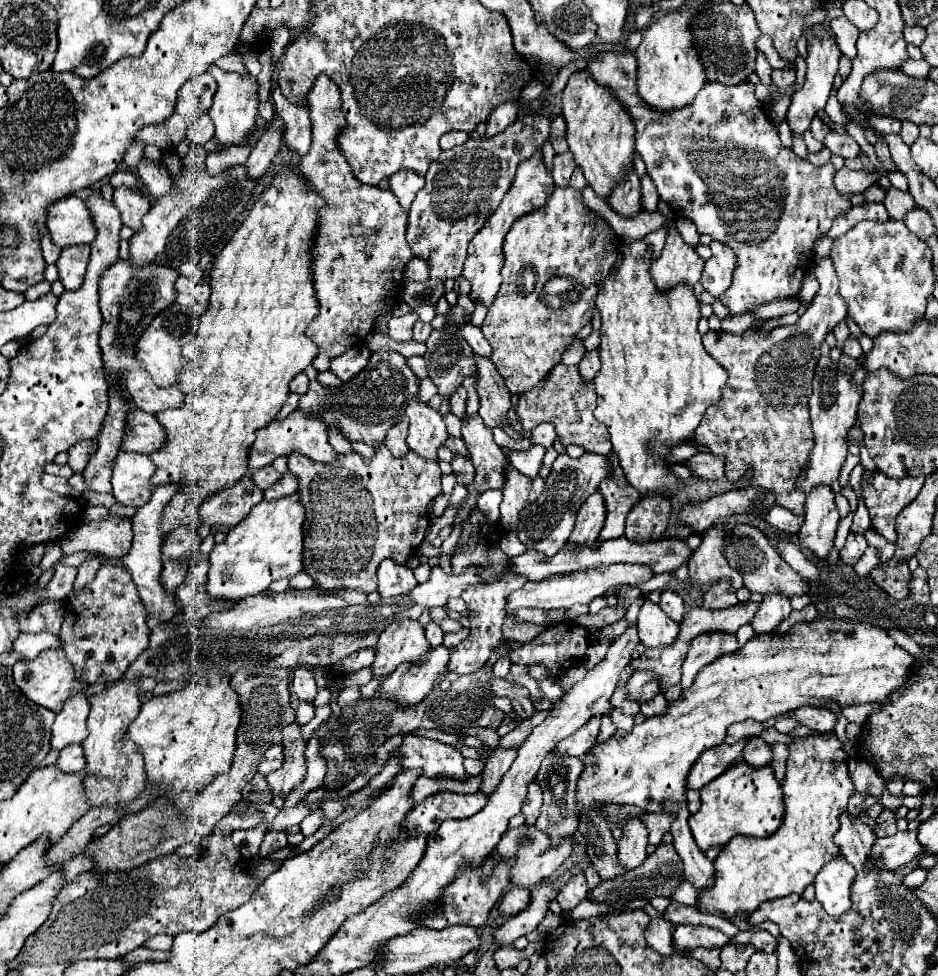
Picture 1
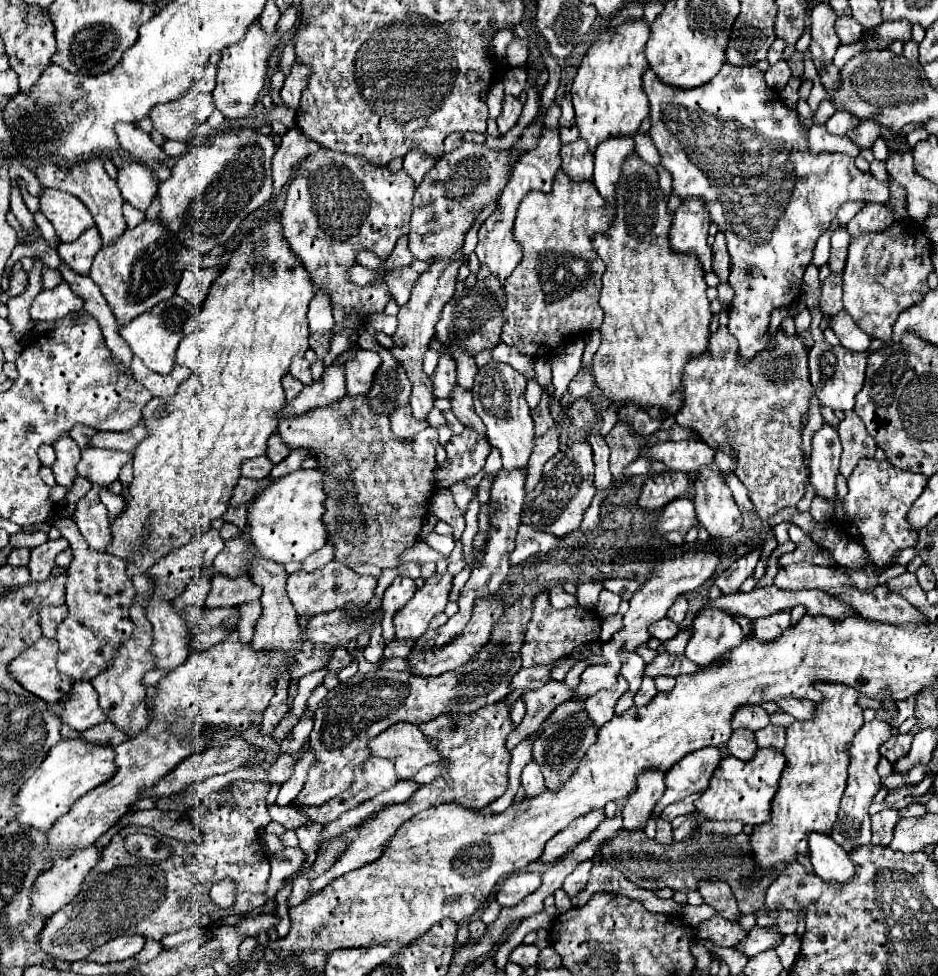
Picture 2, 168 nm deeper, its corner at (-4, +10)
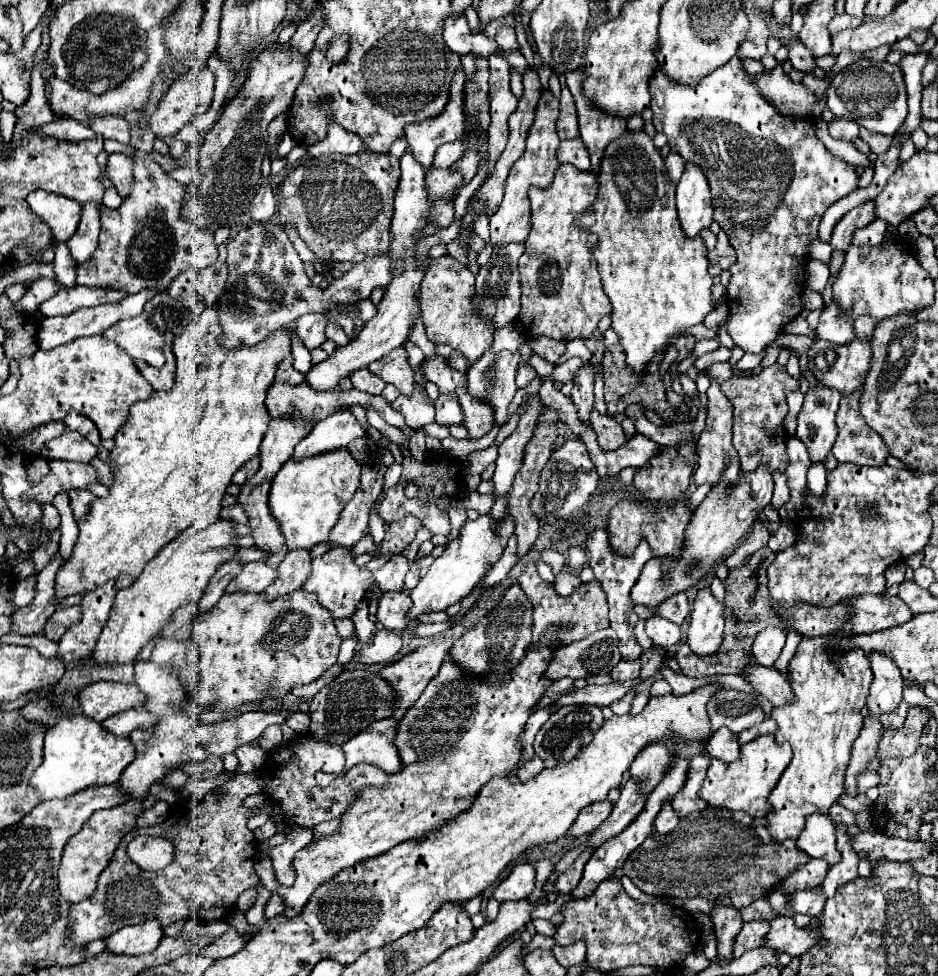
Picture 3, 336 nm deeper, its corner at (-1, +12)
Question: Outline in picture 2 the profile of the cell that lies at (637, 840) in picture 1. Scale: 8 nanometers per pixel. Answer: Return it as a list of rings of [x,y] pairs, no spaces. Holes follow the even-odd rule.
[[[647,769],[647,773],[639,773],[639,785],[635,785],[635,793],[627,797],[623,807],[623,825],[627,831],[641,831],[647,825],[655,803],[665,791],[663,777],[665,773],[659,773],[659,769]]]

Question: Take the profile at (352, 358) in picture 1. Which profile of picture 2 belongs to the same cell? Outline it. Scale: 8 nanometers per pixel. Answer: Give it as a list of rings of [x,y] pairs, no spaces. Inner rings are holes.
[[[361,349],[355,359],[347,361],[345,365],[345,381],[347,381],[347,395],[367,393],[371,389],[371,381],[375,377],[375,369],[379,369],[381,357],[375,351]]]

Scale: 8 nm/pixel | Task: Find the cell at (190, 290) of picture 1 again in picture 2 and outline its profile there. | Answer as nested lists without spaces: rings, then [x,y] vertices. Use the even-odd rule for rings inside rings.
[[[211,267],[211,269],[185,269],[181,275],[181,281],[177,285],[177,295],[189,301],[191,305],[201,305],[207,299],[207,291],[215,277],[219,275],[221,267]]]

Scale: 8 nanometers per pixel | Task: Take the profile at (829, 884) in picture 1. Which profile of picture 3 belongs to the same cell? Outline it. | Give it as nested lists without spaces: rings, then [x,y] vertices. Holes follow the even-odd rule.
[[[812,813],[804,831],[798,837],[798,849],[812,859],[824,859],[828,865],[840,863],[840,851],[836,851],[836,837],[832,835],[832,819],[822,813]]]

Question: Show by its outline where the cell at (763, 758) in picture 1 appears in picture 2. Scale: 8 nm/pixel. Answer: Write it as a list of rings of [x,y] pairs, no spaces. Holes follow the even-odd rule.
[[[739,729],[739,731],[733,731],[731,739],[727,741],[727,751],[729,755],[737,757],[737,759],[751,759],[757,751],[757,743],[755,743],[755,735],[747,729]]]

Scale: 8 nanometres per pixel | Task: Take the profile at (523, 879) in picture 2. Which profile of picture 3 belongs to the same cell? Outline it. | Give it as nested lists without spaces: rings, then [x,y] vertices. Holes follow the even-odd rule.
[[[520,863],[512,869],[508,879],[504,879],[494,889],[496,901],[516,901],[528,897],[536,887],[536,867],[530,863]]]

